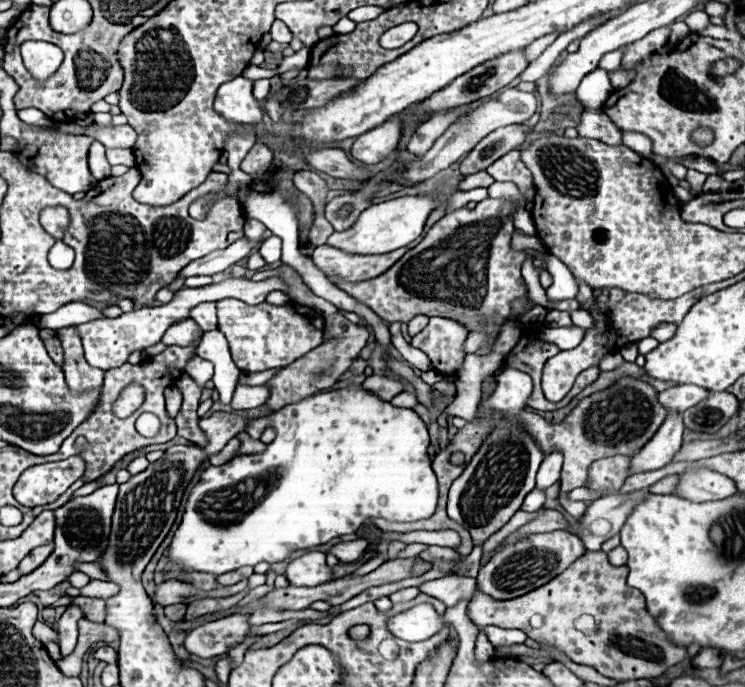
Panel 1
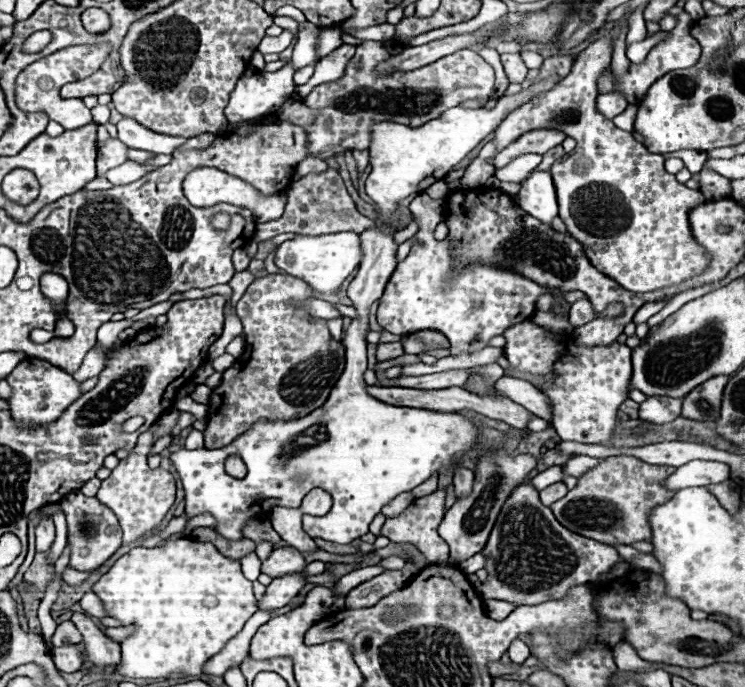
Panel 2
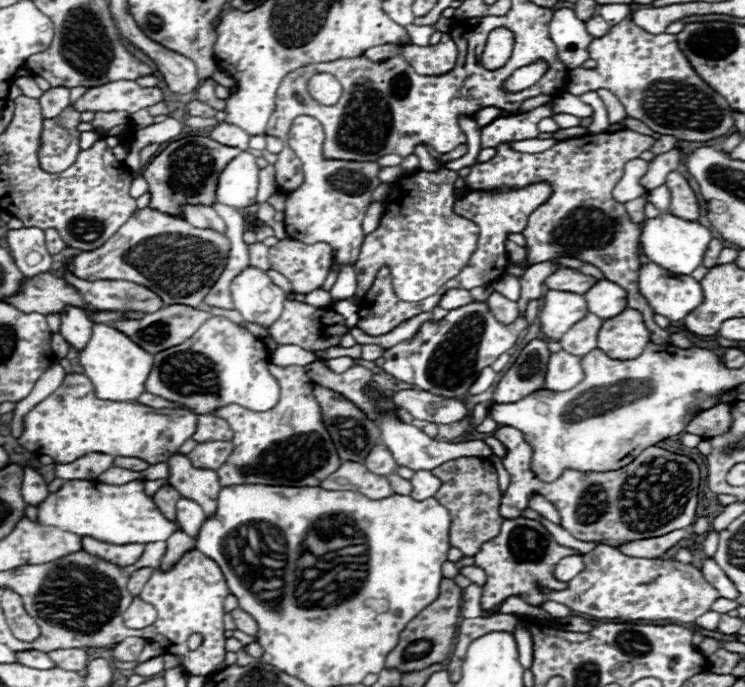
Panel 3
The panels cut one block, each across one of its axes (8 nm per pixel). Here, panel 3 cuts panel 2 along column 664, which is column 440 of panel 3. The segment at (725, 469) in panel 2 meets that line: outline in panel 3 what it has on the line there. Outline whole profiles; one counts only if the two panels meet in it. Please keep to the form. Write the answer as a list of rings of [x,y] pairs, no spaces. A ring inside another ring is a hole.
[[[418,470],[412,476],[412,498],[414,500],[426,500],[430,496],[434,496],[438,492],[438,488],[442,486],[442,482],[430,472],[430,470]]]

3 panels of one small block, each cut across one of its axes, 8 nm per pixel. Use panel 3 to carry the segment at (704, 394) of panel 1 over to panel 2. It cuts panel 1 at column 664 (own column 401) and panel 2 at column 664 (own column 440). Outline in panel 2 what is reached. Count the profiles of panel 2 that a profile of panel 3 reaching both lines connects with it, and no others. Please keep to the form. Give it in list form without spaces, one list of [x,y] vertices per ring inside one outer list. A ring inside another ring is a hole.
[[[650,396],[640,404],[640,420],[652,424],[668,424],[680,416],[682,400],[668,396]]]

